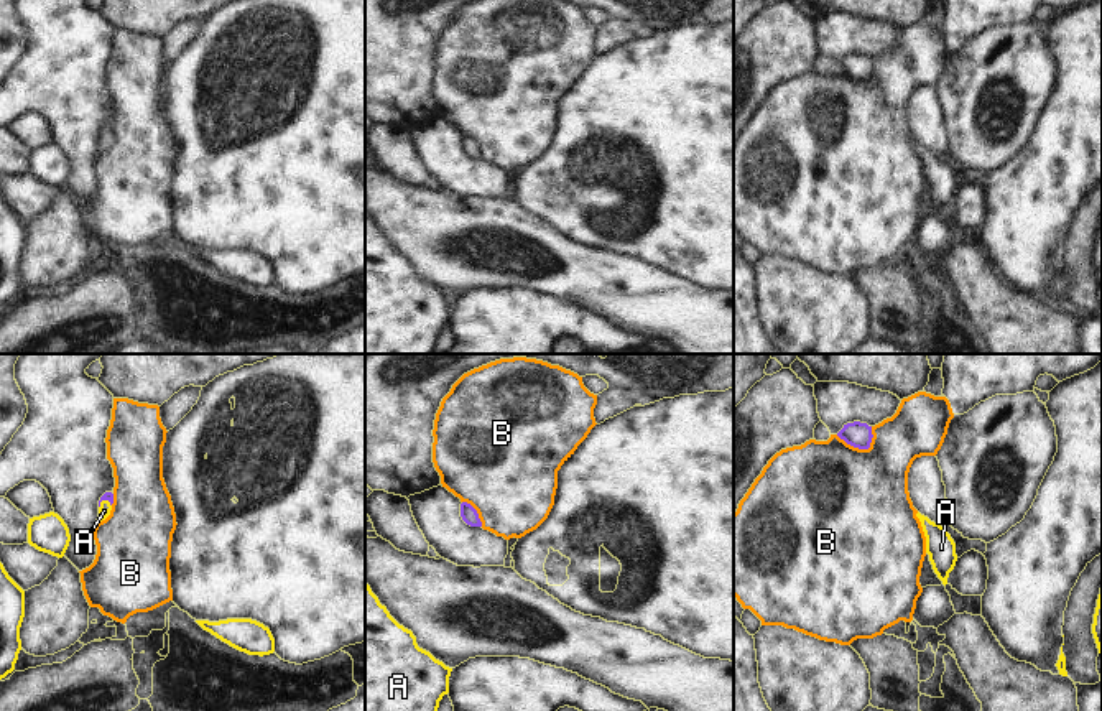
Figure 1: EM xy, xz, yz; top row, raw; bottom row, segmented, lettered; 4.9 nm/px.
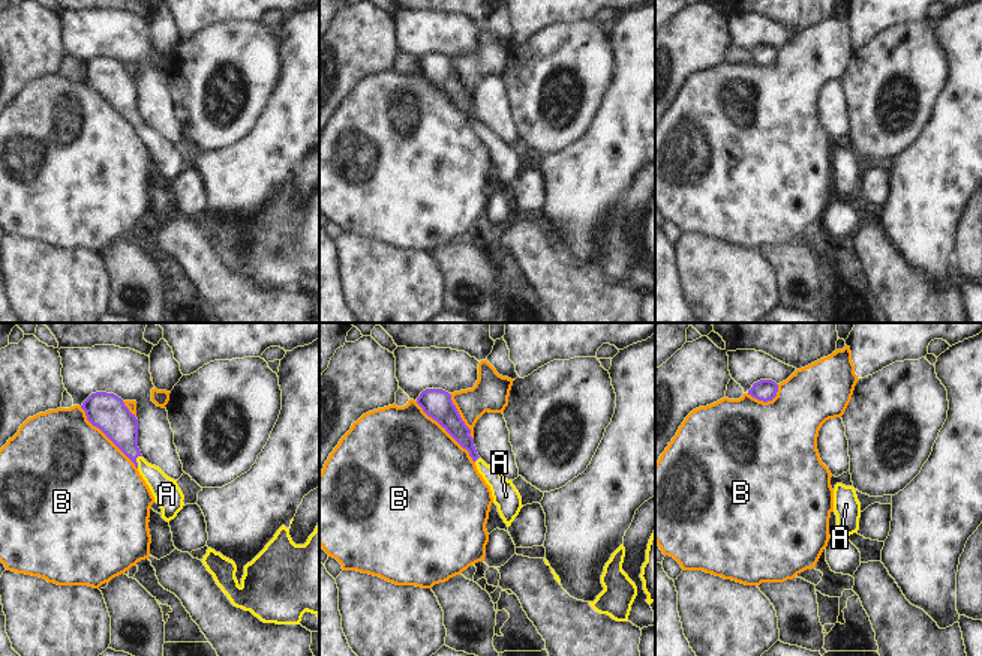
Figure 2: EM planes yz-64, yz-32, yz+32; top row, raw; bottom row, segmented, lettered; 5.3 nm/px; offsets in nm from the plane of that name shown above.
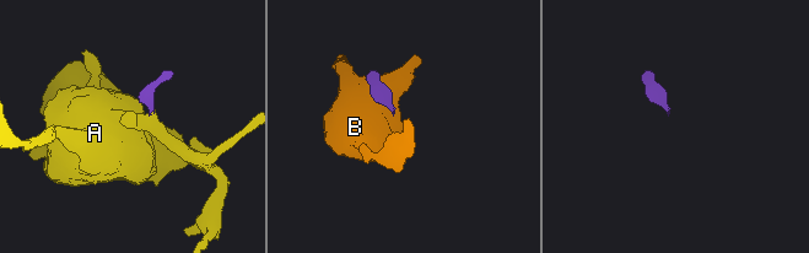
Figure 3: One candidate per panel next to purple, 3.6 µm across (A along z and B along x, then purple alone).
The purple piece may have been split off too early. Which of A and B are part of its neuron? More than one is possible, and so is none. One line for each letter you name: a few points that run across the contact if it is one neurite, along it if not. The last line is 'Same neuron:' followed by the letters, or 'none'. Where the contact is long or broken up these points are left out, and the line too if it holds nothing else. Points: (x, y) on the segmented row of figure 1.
A: Line: xy (107, 496), (102, 499), (104, 511)
Same neuron: A

